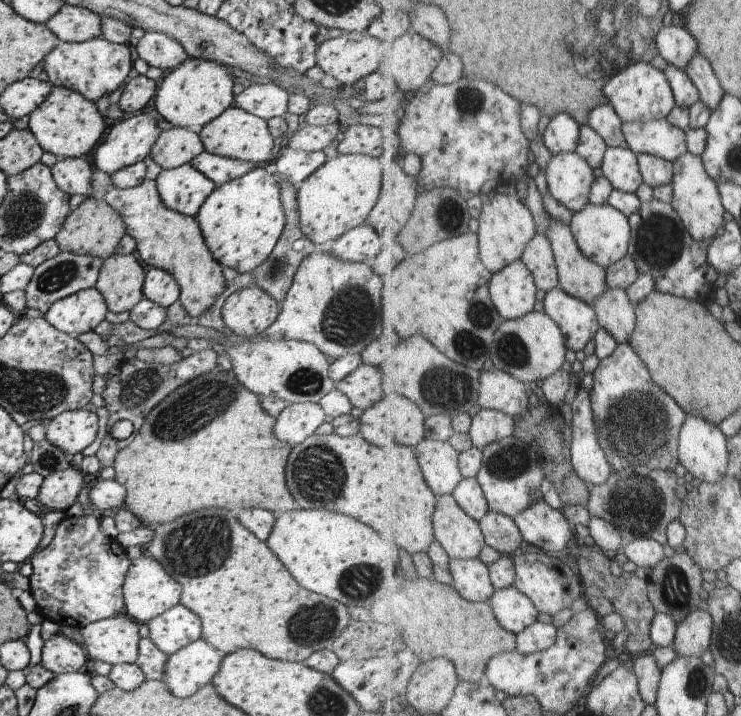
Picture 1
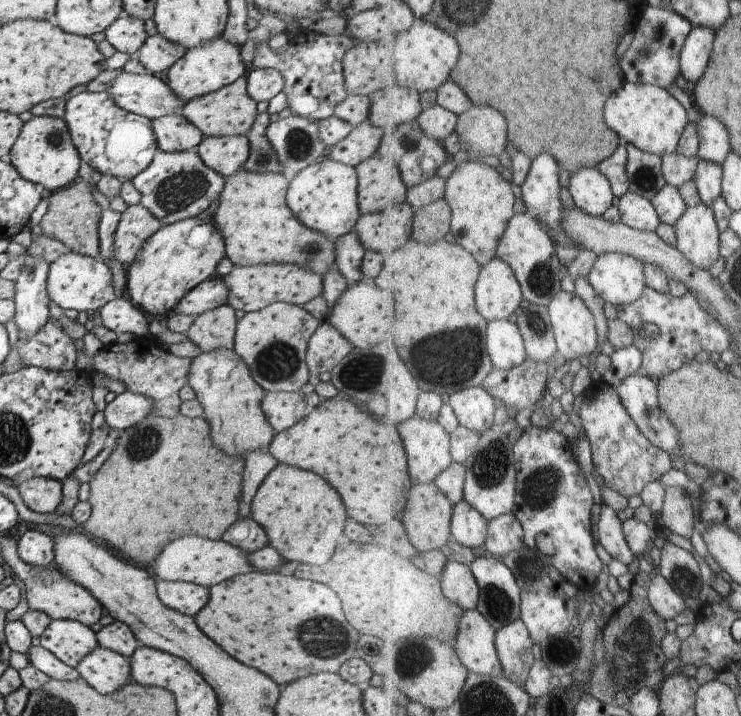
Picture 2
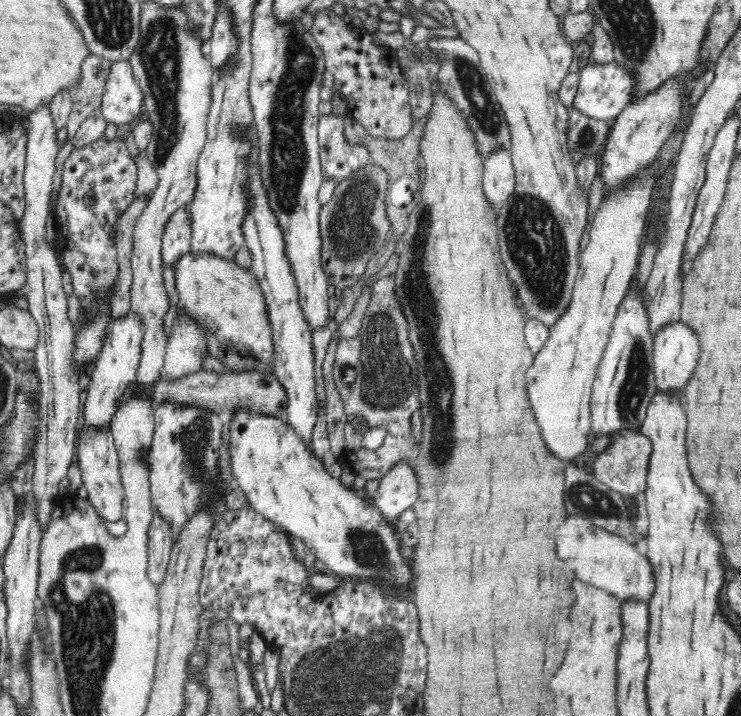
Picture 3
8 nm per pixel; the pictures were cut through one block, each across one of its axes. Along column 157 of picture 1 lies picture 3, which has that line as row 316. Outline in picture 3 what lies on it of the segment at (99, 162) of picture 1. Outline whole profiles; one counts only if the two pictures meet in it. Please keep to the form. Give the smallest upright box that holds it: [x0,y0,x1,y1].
[82,311,144,427]

